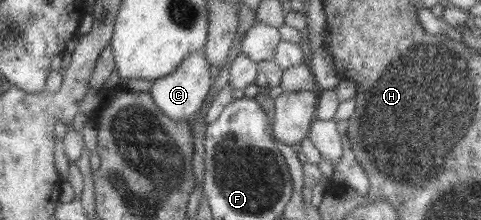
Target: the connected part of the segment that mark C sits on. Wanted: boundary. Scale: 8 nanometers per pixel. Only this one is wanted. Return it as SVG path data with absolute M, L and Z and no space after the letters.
M203 49L191 52L171 74L152 81L153 85L148 93L157 108L171 120L180 123L188 121L189 117L200 109L211 88L209 68L210 62L206 60Z

